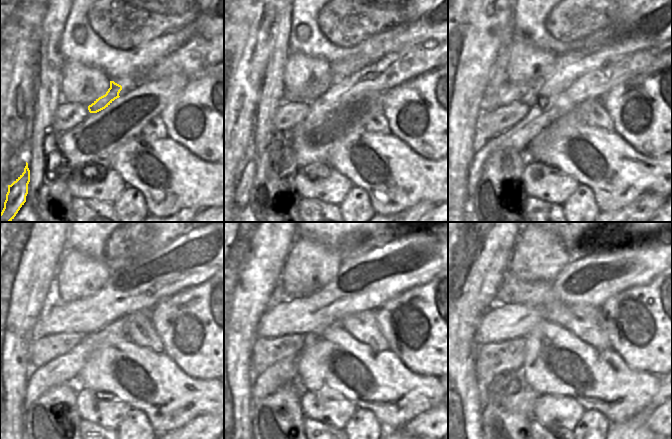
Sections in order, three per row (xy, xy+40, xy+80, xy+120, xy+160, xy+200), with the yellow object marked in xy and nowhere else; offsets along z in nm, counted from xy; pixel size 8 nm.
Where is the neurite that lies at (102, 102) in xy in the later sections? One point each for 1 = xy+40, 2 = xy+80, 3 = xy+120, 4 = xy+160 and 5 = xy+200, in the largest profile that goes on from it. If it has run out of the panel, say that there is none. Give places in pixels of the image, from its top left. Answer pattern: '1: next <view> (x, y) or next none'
1: next xy+40 (334, 96)
2: next xy+80 (547, 110)
3: next xy+120 (64, 369)
4: next xy+160 (285, 371)
5: next xy+200 (497, 386)

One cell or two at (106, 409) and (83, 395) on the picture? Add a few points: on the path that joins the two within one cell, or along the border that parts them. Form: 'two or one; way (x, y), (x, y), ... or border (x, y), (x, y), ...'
one; way (99, 411), (95, 412), (89, 402)

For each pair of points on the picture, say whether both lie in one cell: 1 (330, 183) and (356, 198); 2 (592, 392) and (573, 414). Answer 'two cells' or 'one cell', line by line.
1: two cells
2: two cells

